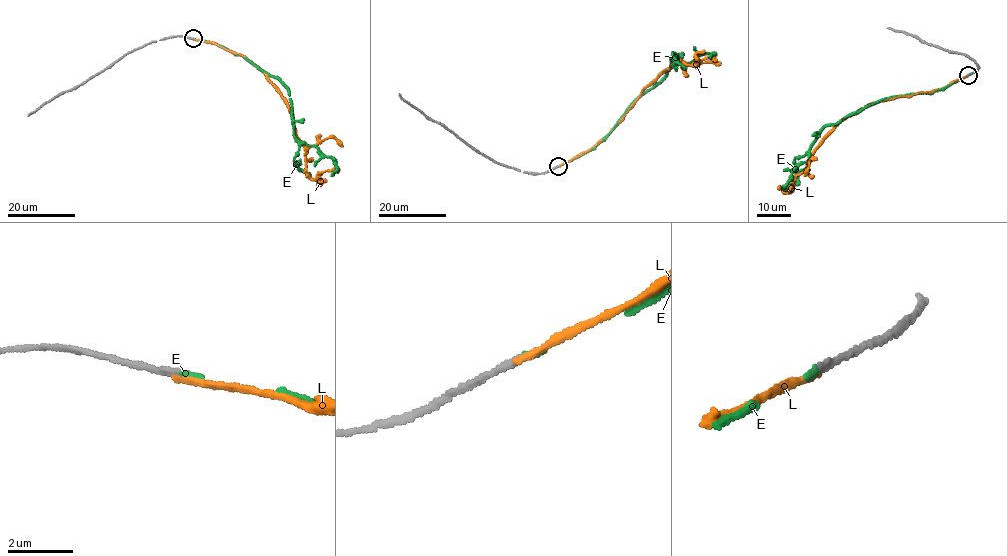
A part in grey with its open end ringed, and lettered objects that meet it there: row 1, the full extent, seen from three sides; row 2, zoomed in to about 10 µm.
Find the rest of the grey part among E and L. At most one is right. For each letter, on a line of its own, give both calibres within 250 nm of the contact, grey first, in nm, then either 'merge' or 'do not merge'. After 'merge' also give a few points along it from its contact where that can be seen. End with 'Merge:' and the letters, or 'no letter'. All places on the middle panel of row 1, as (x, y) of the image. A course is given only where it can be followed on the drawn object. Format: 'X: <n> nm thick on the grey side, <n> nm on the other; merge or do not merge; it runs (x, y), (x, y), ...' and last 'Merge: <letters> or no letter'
E: 180 nm thick on the grey side, 160 nm on the other; merge; it runs (558, 165), (605, 137), (626, 109), (664, 76), (671, 60), (690, 63), (709, 56)
L: 190 nm thick on the grey side, 200 nm on the other; do not merge
Merge: E

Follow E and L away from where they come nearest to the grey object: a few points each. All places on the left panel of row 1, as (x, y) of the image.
E: (193, 38), (241, 55), (279, 79), (291, 103), (293, 132), (299, 140), (330, 157), (336, 169), (331, 176)
L: (193, 39), (240, 54), (261, 70), (291, 113), (310, 177), (339, 168)

